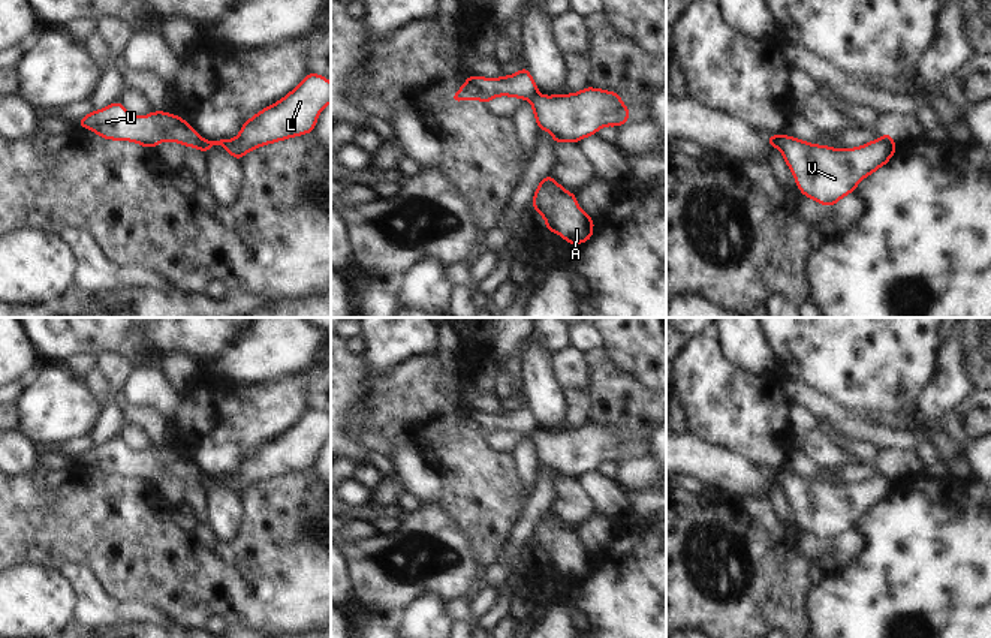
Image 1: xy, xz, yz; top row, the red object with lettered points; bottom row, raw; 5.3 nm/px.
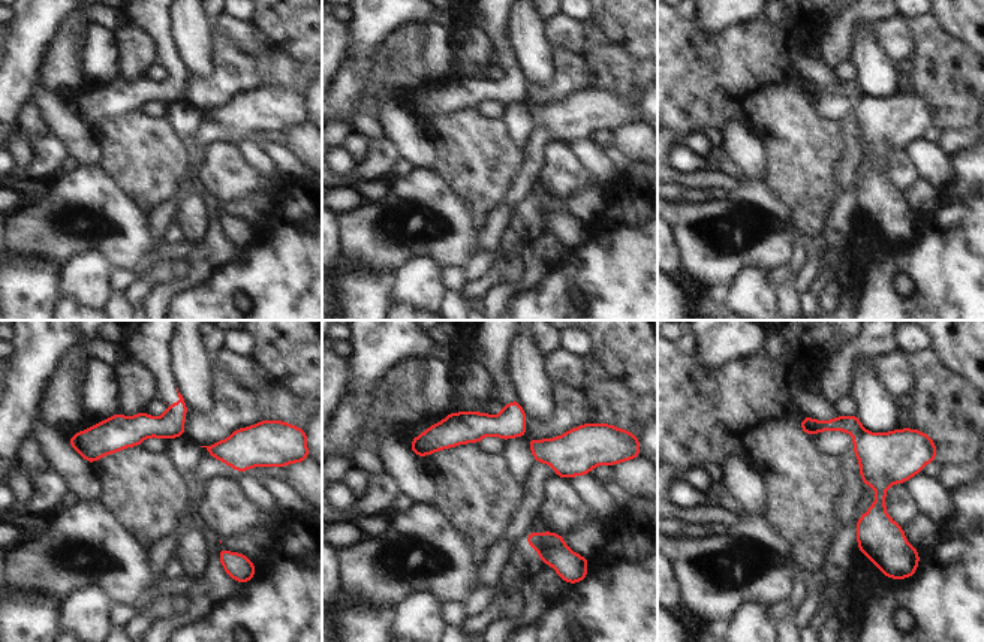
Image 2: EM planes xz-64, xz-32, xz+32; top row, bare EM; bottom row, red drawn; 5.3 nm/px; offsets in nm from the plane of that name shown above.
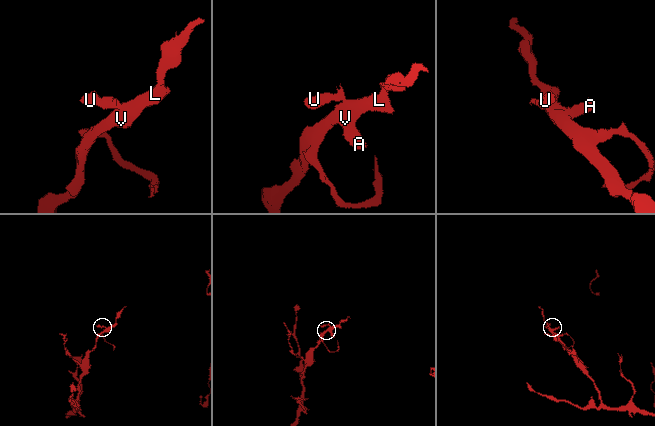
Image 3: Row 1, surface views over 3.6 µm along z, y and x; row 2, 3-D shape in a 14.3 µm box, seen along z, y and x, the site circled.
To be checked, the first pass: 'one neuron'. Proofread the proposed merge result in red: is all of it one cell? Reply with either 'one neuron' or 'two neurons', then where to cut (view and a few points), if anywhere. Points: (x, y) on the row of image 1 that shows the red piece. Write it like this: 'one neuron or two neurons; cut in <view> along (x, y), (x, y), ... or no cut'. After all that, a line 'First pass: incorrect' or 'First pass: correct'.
two neurons; cut in xy along (199, 137), (195, 146)
First pass: incorrect

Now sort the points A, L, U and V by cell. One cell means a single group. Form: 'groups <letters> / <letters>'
groups A L V / U

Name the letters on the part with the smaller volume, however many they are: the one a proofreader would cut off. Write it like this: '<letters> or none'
U

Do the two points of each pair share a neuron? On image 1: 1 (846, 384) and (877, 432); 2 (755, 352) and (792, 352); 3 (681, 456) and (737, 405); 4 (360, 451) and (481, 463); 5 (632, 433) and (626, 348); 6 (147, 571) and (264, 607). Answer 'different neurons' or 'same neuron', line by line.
1: different neurons
2: different neurons
3: different neurons
4: same neuron
5: different neurons
6: same neuron

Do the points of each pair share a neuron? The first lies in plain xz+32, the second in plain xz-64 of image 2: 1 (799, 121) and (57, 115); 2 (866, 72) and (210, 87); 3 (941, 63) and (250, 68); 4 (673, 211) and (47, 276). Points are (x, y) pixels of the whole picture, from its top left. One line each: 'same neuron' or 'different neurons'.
1: different neurons
2: different neurons
3: different neurons
4: different neurons

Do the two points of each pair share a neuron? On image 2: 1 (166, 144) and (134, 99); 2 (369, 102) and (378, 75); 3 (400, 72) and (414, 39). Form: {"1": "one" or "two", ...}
{"1": "two", "2": "one", "3": "two"}

